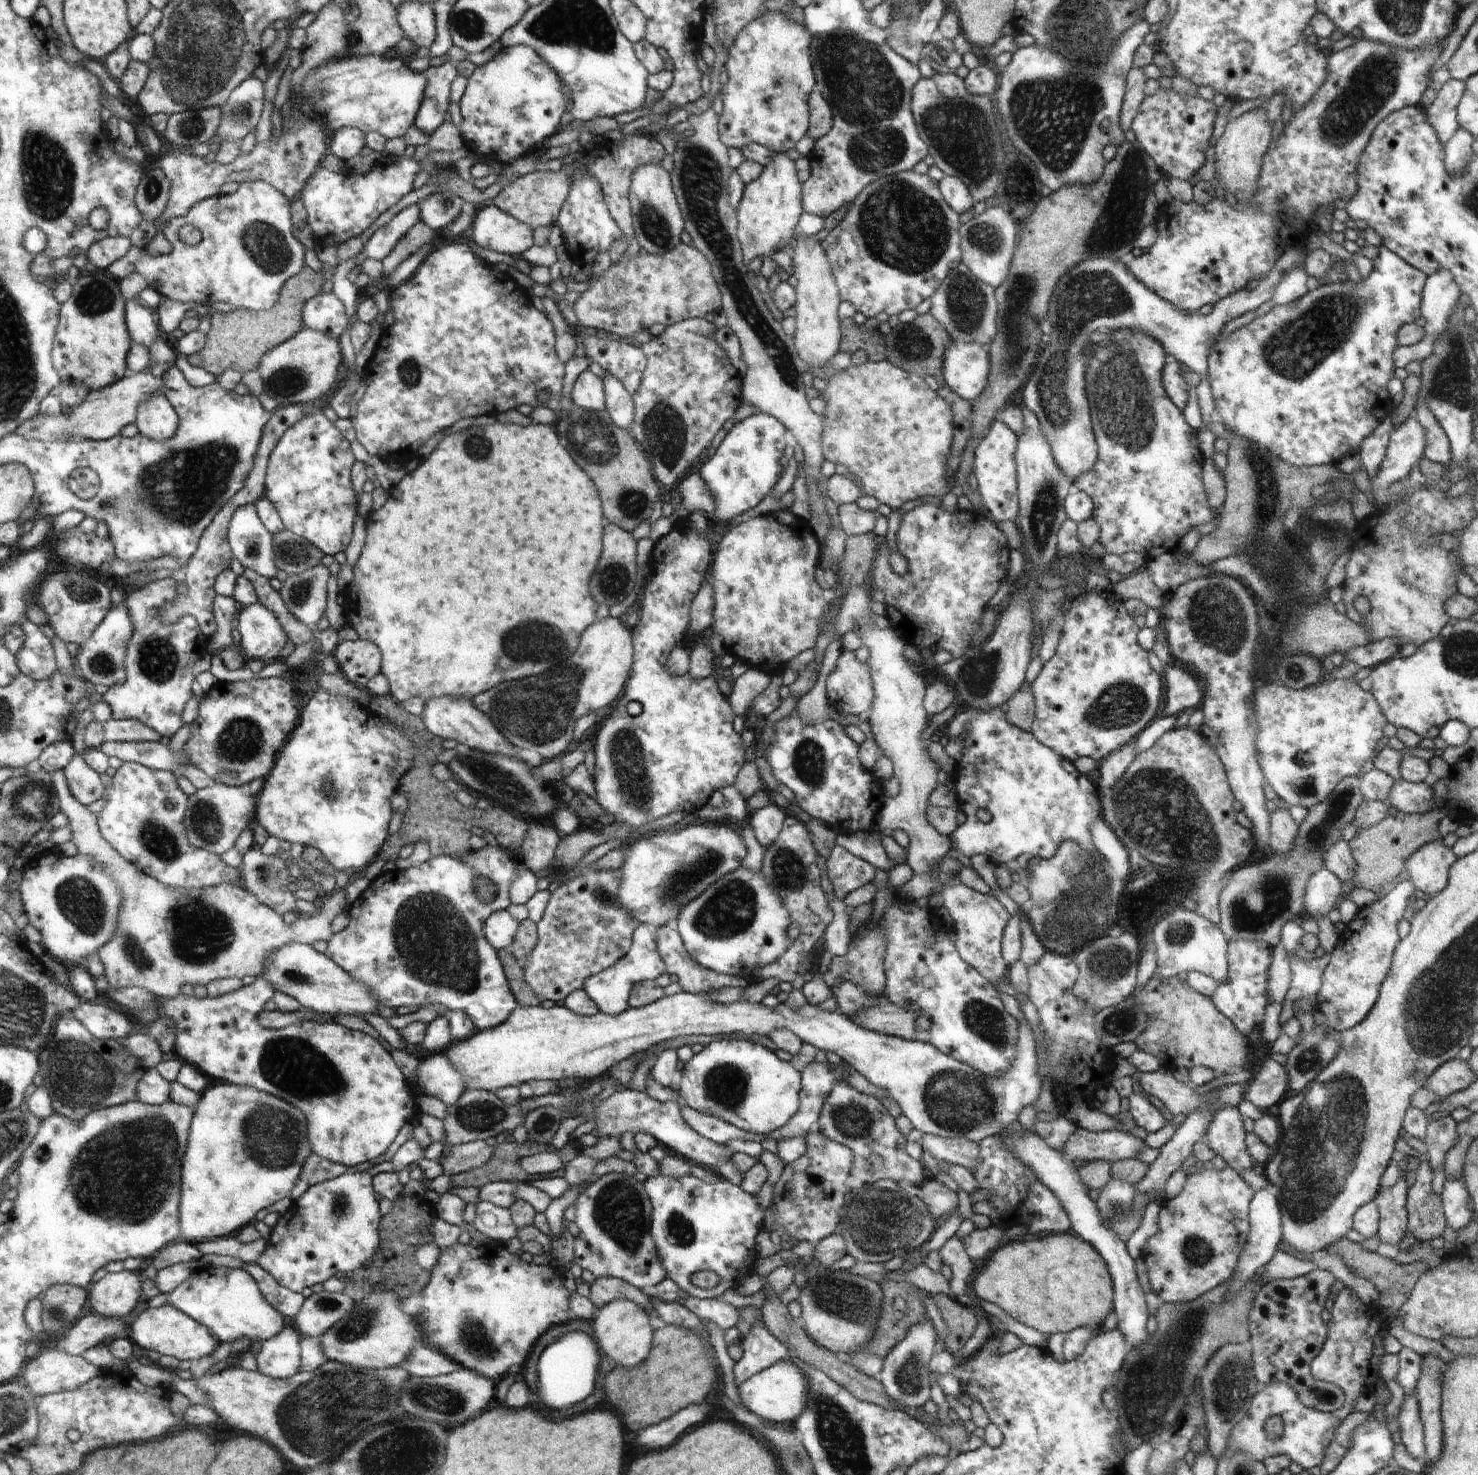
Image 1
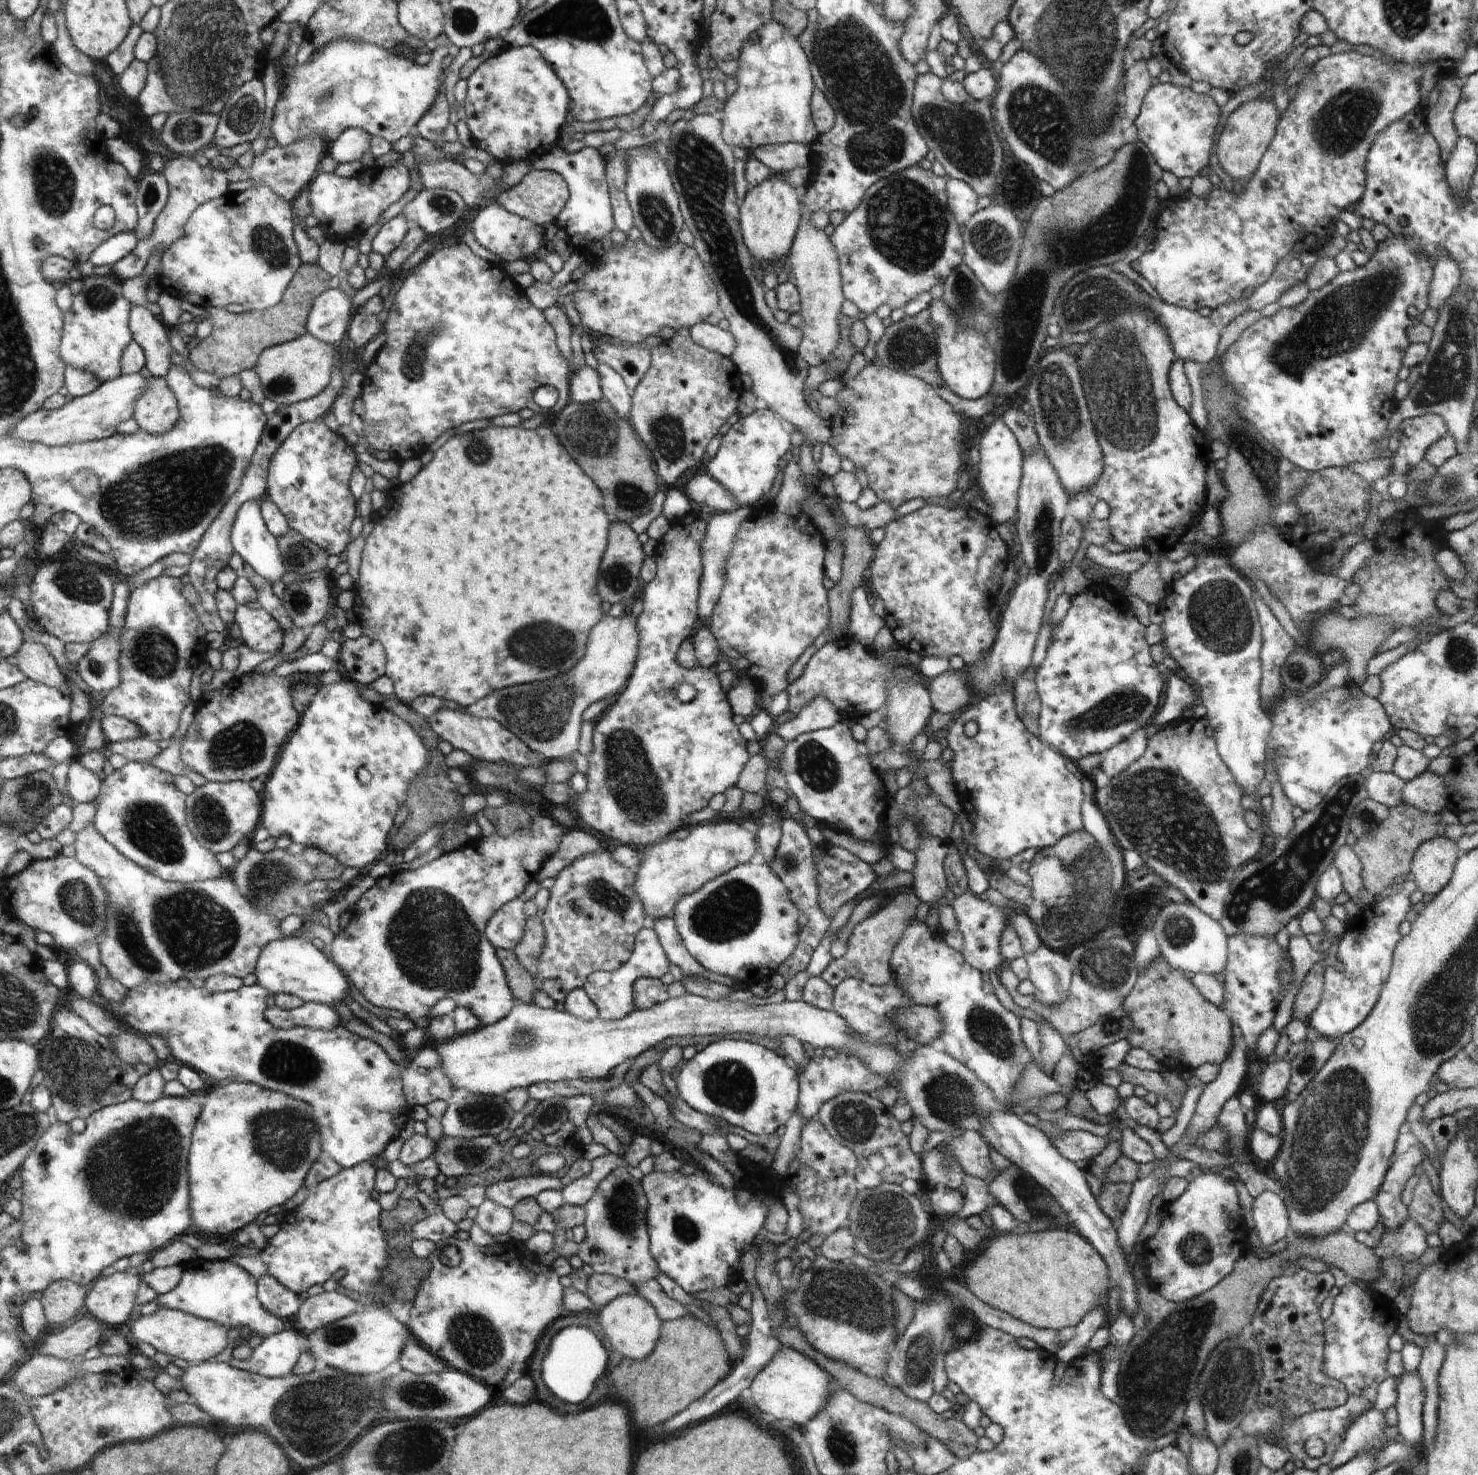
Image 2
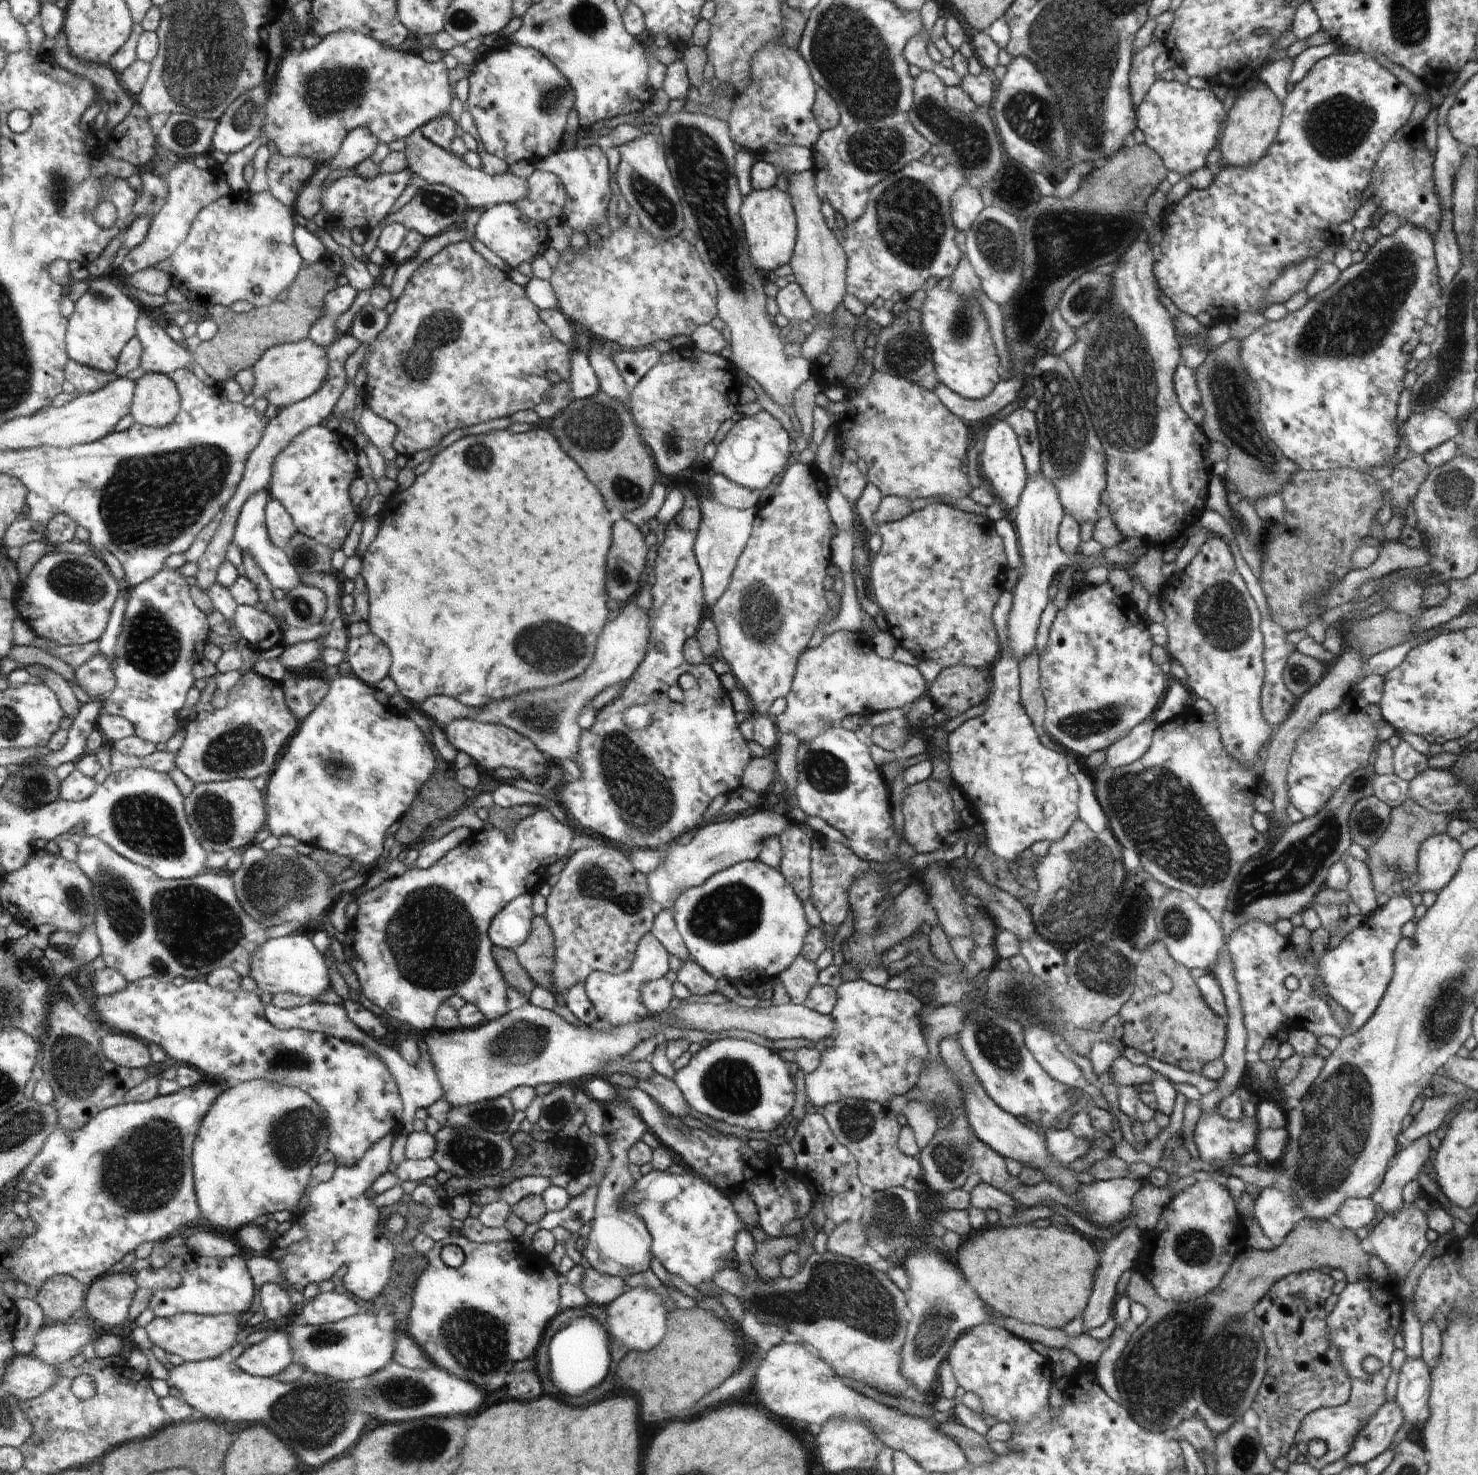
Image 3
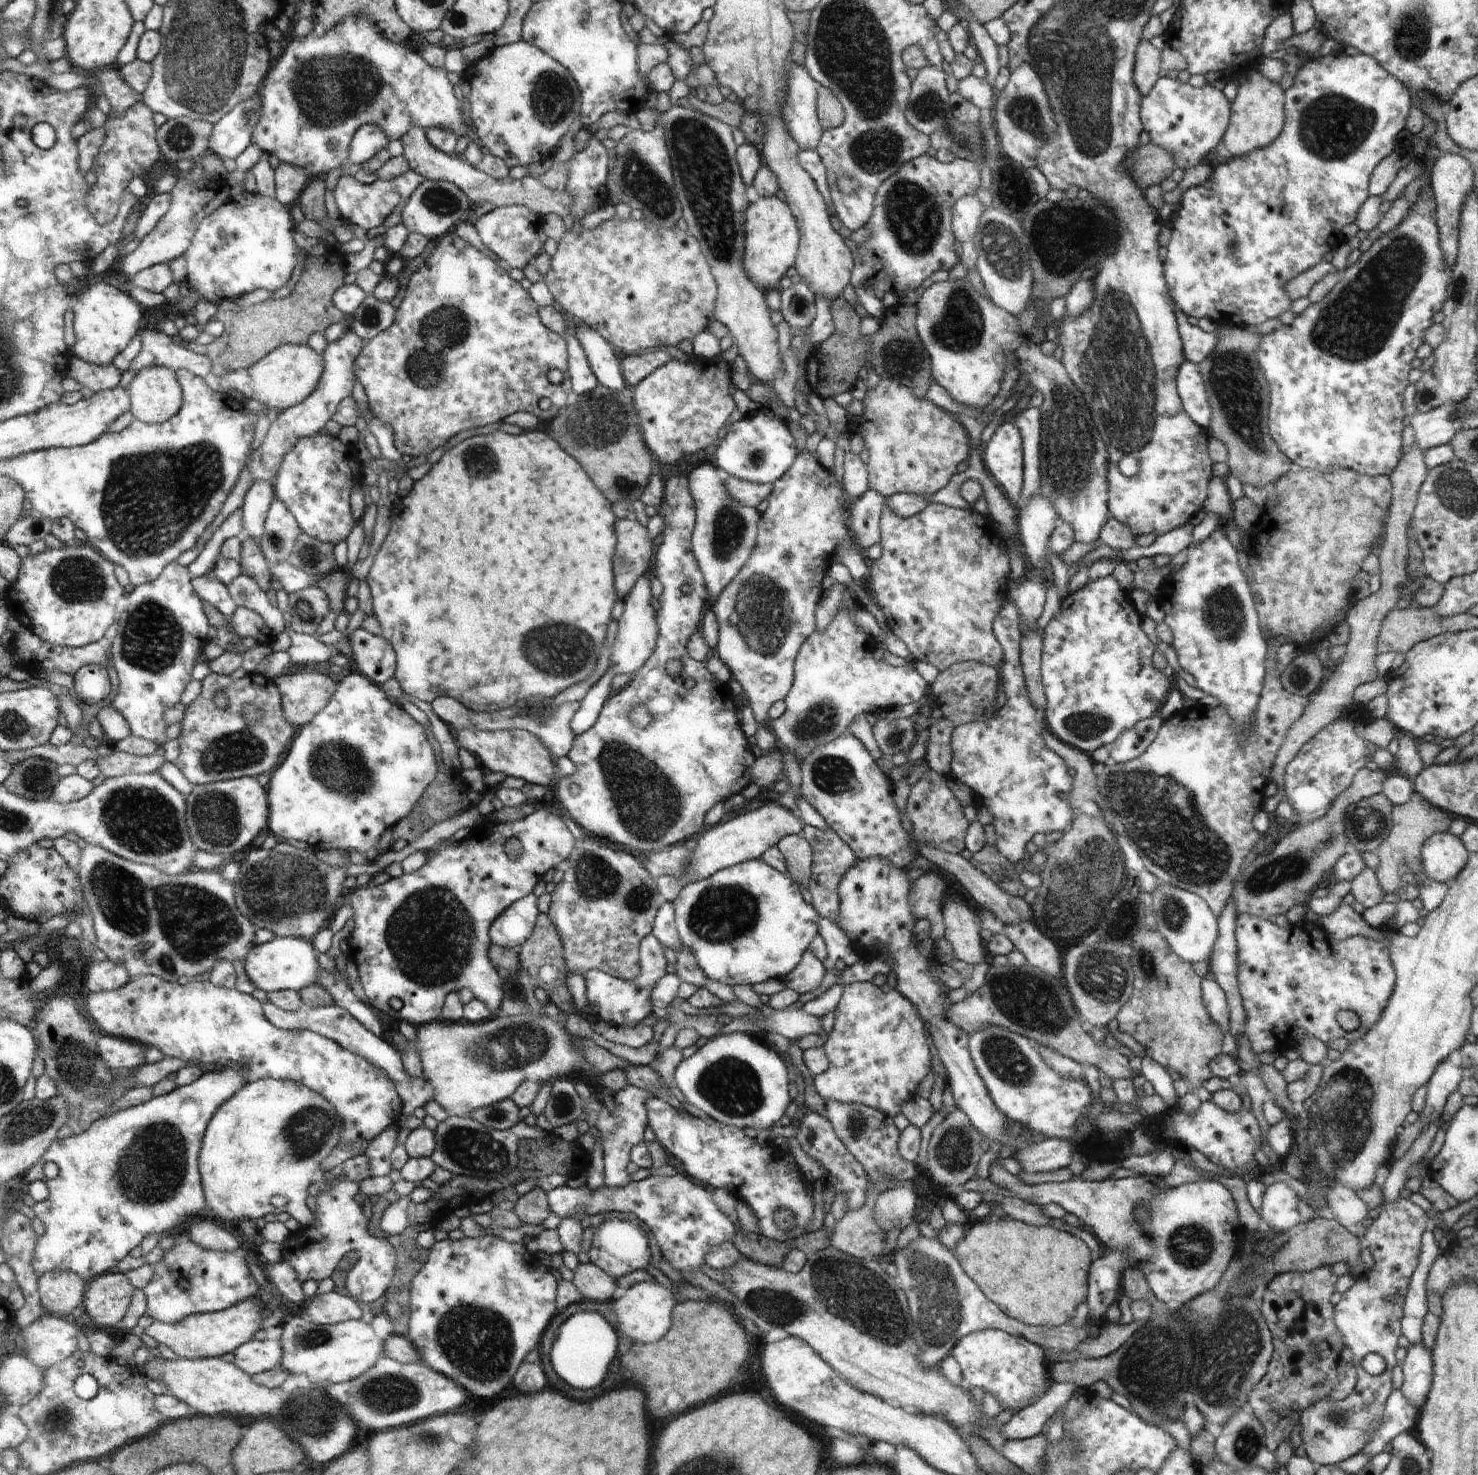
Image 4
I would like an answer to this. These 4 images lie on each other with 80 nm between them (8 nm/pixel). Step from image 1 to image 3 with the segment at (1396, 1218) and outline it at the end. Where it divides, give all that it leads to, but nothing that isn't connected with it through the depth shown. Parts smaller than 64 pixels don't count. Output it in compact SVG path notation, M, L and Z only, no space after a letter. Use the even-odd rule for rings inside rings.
M1428 1135L1421 1136L1407 1148L1398 1150L1371 1201L1380 1204L1386 1213L1397 1213L1404 1204L1402 1188L1418 1176L1418 1170L1431 1157L1432 1151Z

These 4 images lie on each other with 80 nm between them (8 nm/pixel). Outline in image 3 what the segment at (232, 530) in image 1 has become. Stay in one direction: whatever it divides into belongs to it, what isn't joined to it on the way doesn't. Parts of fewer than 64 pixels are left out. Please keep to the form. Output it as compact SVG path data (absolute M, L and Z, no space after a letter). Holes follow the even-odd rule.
M258 489L246 498L237 518L233 541L241 548L242 552L248 551L254 557L257 565L264 571L274 589L282 588L287 593L302 583L300 575L290 564L286 553L270 540L265 523L265 508L270 498L268 489Z

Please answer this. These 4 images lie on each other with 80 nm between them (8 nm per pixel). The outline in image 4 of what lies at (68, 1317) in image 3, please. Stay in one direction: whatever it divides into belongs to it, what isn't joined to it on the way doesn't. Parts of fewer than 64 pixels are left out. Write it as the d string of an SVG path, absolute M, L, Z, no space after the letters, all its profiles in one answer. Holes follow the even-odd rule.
M56 1269L41 1276L41 1295L50 1314L70 1318L86 1300L89 1283L73 1270Z

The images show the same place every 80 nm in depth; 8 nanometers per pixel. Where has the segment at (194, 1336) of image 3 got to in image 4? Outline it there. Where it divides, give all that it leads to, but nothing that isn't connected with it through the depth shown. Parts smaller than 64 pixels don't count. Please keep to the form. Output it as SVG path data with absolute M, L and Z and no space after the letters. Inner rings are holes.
M256 1297L247 1298L238 1305L231 1306L215 1313L198 1313L180 1321L178 1324L164 1324L162 1321L155 1321L146 1329L147 1334L155 1338L160 1344L169 1346L176 1356L187 1359L221 1357L228 1352L235 1352L240 1345L252 1340L251 1338L260 1329L264 1308L258 1304Z

